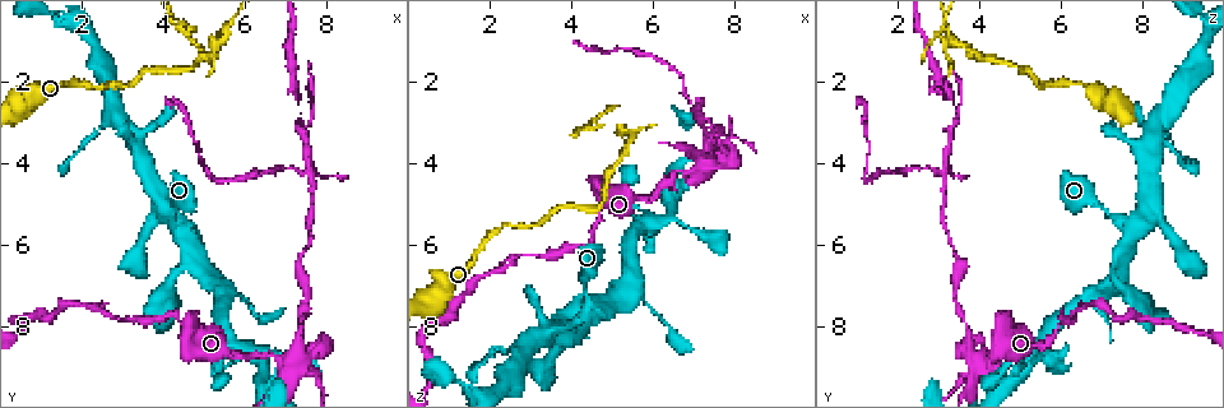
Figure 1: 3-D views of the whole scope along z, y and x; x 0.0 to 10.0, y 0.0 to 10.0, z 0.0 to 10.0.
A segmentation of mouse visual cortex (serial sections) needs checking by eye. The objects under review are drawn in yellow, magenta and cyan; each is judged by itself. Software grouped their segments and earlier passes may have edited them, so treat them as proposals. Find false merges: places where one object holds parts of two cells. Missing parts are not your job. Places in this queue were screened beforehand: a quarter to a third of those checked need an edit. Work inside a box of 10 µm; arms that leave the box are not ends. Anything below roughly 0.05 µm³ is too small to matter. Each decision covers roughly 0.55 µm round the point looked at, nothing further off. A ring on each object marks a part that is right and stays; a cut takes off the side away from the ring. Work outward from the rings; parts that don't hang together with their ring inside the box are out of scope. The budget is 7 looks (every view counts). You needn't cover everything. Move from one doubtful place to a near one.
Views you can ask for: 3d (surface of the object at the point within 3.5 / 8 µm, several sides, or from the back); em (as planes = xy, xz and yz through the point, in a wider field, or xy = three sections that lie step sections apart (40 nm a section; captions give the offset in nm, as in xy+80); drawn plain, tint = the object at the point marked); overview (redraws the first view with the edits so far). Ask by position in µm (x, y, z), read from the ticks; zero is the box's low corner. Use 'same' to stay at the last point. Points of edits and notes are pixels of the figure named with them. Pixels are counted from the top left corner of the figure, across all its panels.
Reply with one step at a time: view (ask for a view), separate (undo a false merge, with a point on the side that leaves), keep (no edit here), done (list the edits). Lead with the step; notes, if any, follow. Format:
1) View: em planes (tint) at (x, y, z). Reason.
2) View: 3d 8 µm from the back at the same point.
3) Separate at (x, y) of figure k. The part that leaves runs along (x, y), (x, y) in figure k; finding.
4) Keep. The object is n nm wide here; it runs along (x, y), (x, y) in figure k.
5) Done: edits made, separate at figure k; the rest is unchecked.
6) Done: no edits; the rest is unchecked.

View: 3d 8 µm at (7.20, 8.75, 4.05). Sharp bend.

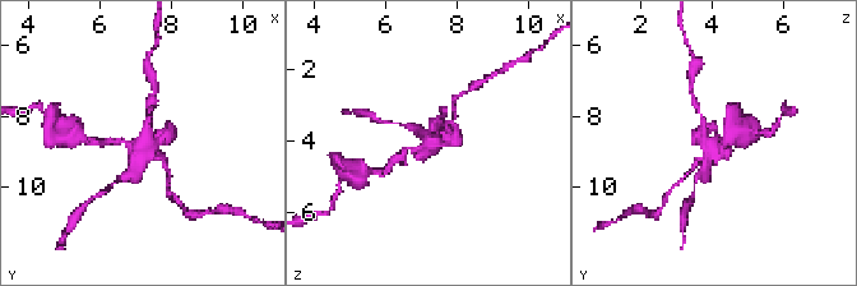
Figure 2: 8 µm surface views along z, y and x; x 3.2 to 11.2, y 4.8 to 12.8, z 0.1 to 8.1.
View: 3d 3.5 µm at the same point. Closer look.

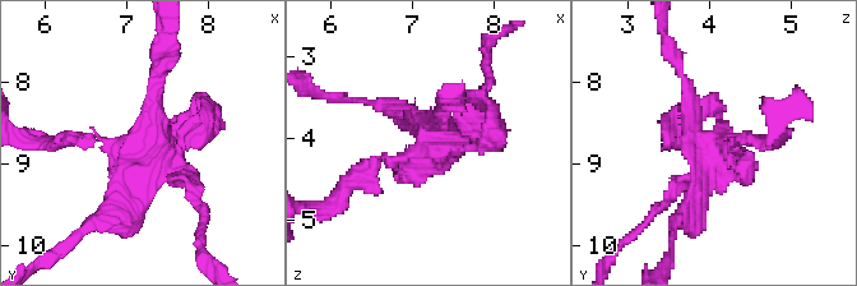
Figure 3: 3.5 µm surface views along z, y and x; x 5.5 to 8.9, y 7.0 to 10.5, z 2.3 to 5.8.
View: em xy step 3 (tint) at (7.25, 8.80, 4.05). Now the EM.

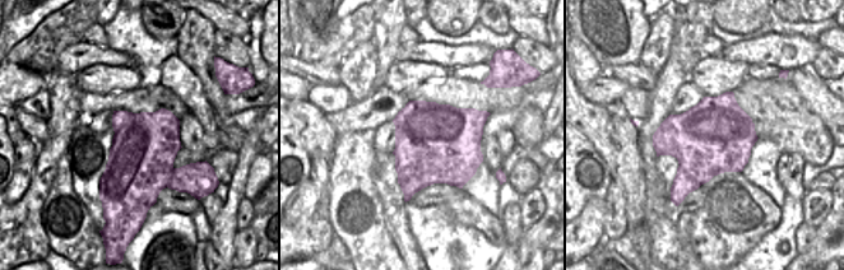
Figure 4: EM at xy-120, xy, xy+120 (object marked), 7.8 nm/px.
Separate at (133, 225) of figure 3. The part that leaves runs along (148, 147), (160, 52), (172, 37) in figure 3; two cells meet here.

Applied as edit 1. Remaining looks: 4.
View: 3d 3.5 µm at (4.25, 7.80, 6.00). Abrupt turn.

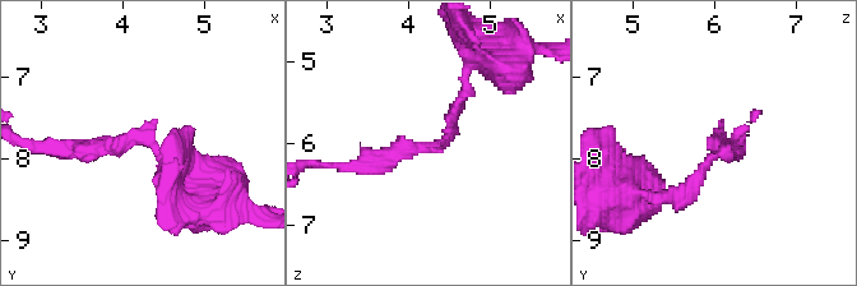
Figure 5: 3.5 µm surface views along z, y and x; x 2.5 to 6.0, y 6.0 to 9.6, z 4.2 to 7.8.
View: em xy step 1 (tint) at (4.25, 7.75, 6.05). The arms are 200, 250 nm wide.

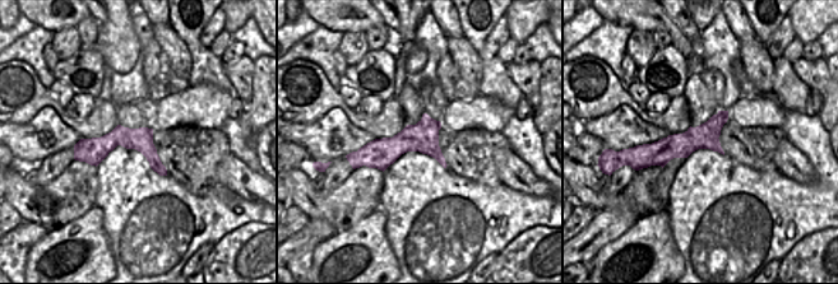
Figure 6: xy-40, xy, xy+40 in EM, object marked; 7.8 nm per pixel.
Keep. Continuous, no second cell.

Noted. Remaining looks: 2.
Done: edits made, separate at figure 3; the rest is unchecked.

